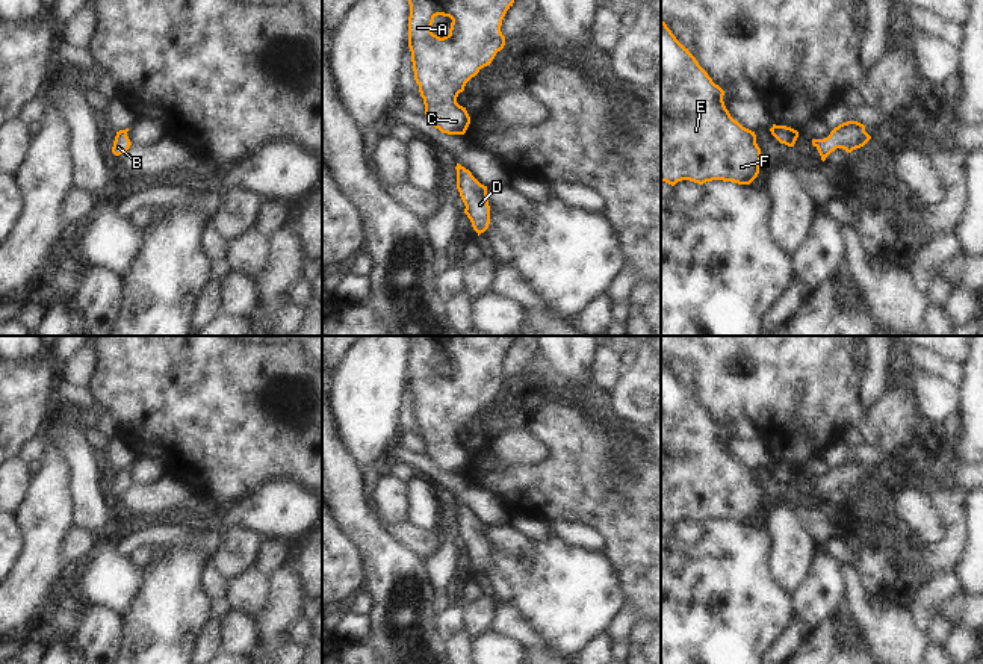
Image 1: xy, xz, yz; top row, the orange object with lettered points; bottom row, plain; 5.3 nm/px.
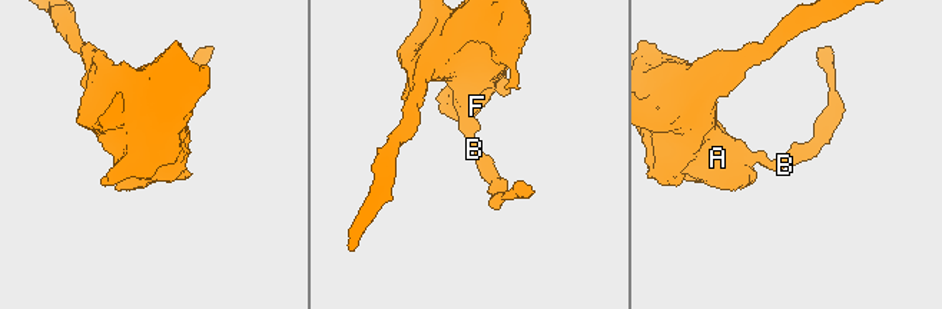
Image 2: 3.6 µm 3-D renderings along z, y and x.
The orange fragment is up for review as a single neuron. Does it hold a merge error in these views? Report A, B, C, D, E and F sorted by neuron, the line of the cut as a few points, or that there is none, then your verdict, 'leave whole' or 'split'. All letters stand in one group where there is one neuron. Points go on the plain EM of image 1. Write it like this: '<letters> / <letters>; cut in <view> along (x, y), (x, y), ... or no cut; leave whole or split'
A B C D E F; no cut; leave whole

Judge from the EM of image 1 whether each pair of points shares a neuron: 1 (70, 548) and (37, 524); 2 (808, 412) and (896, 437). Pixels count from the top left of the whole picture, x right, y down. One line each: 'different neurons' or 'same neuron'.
1: different neurons
2: same neuron

